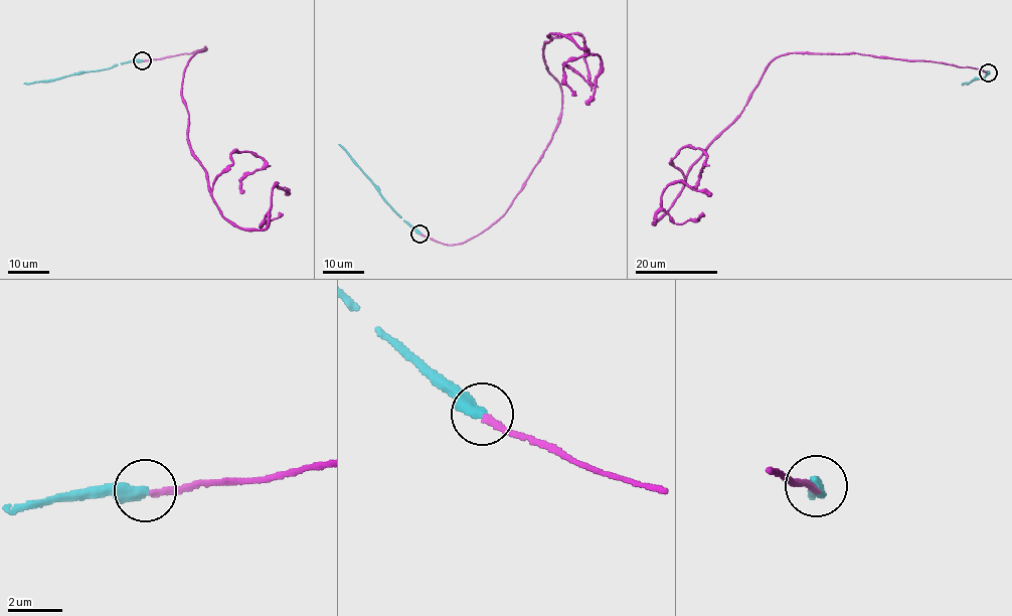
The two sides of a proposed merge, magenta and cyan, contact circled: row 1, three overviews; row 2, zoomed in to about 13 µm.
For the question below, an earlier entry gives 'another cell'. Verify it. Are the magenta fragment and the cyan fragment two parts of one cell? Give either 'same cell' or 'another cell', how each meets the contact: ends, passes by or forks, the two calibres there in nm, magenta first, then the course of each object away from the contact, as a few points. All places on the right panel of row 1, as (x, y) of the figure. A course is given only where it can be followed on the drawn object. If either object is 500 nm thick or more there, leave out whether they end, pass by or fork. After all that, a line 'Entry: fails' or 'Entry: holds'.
another cell; magenta ends; cyan ends; calibres 200 and 400 nm; course magenta (988, 72), (861, 53), (776, 56), (652, 222), (669, 185), (711, 195); course cyan (988, 72), (983, 78), (963, 84)
Entry: holds

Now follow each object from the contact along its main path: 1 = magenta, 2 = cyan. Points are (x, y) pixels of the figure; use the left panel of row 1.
1: (143, 60), (205, 50), (190, 58), (181, 91), (190, 145), (223, 217), (262, 229), (273, 188), (288, 194)
2: (142, 60), (24, 84)

